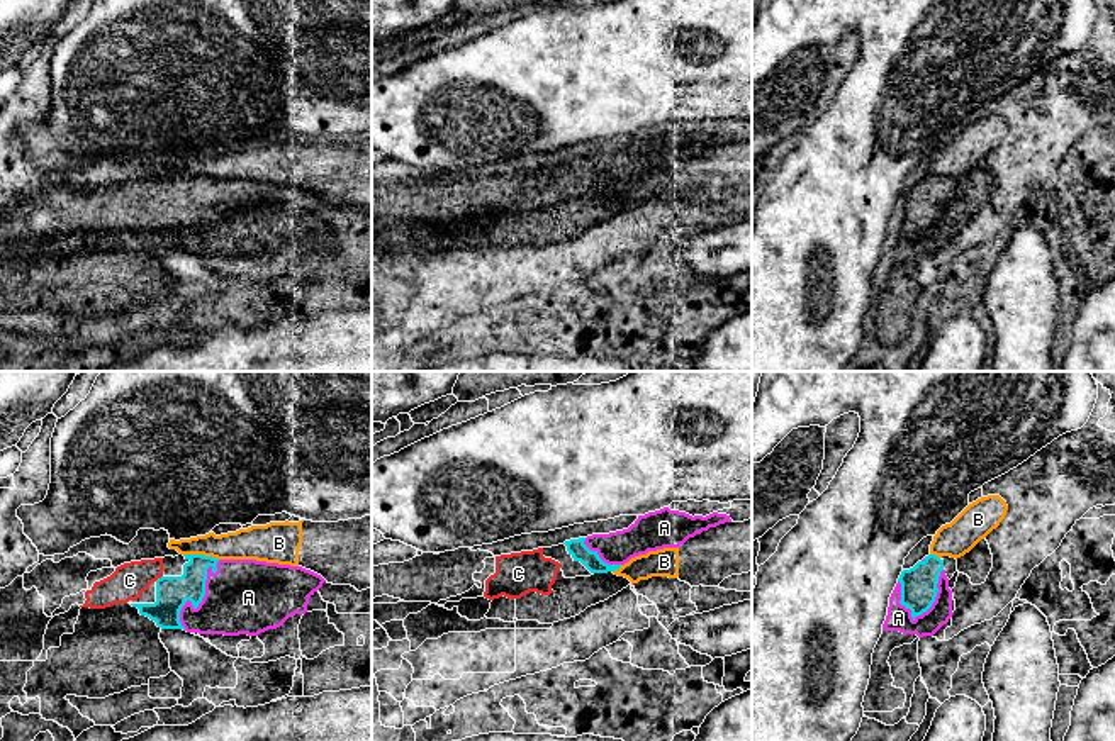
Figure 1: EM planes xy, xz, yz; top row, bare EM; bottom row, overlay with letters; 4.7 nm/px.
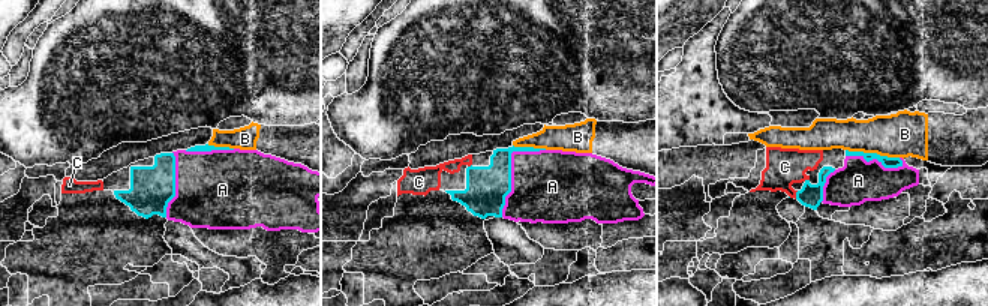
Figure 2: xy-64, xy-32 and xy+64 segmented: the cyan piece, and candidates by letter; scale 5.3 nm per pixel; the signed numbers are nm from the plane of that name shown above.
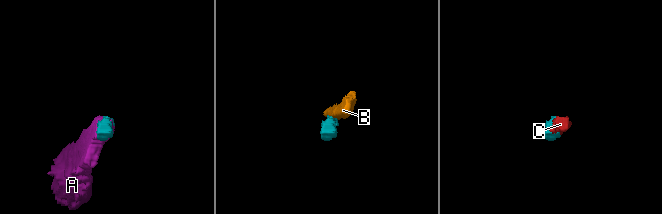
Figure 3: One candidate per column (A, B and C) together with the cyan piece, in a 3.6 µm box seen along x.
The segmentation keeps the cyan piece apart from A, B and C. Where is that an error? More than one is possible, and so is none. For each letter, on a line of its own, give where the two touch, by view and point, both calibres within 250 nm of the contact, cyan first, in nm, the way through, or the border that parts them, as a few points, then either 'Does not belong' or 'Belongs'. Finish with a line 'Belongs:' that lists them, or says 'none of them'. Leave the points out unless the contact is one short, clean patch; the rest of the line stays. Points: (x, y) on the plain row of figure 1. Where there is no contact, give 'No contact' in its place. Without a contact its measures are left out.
A: Touches cyan at xy (201, 221). Thickness 160 nm (cyan) against 360 nm. Does not belong
B: Touches cyan at xy (201, 175). Thickness 160 nm (cyan) against 150 nm. Boundary: xy (184, 173), (202, 173), (218, 180). Does not belong
C: Touches cyan at xy (158, 199). Thickness 160 nm (cyan) against 170 nm. Path across: xy (172, 212), (158, 199), (134, 197), (129, 200). Belongs
Belongs: C

